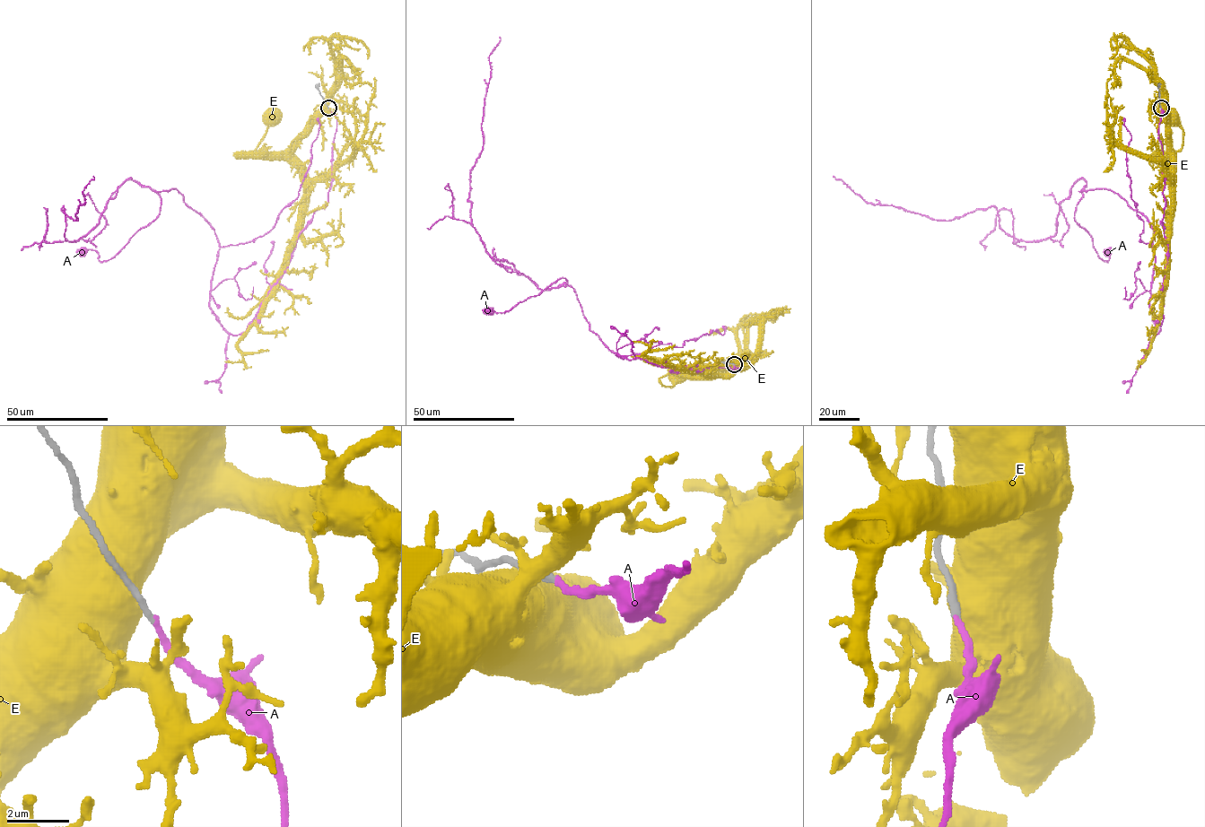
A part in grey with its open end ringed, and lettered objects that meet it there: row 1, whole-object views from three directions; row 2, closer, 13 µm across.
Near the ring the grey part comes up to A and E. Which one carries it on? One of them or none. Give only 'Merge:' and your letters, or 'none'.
Merge: A

